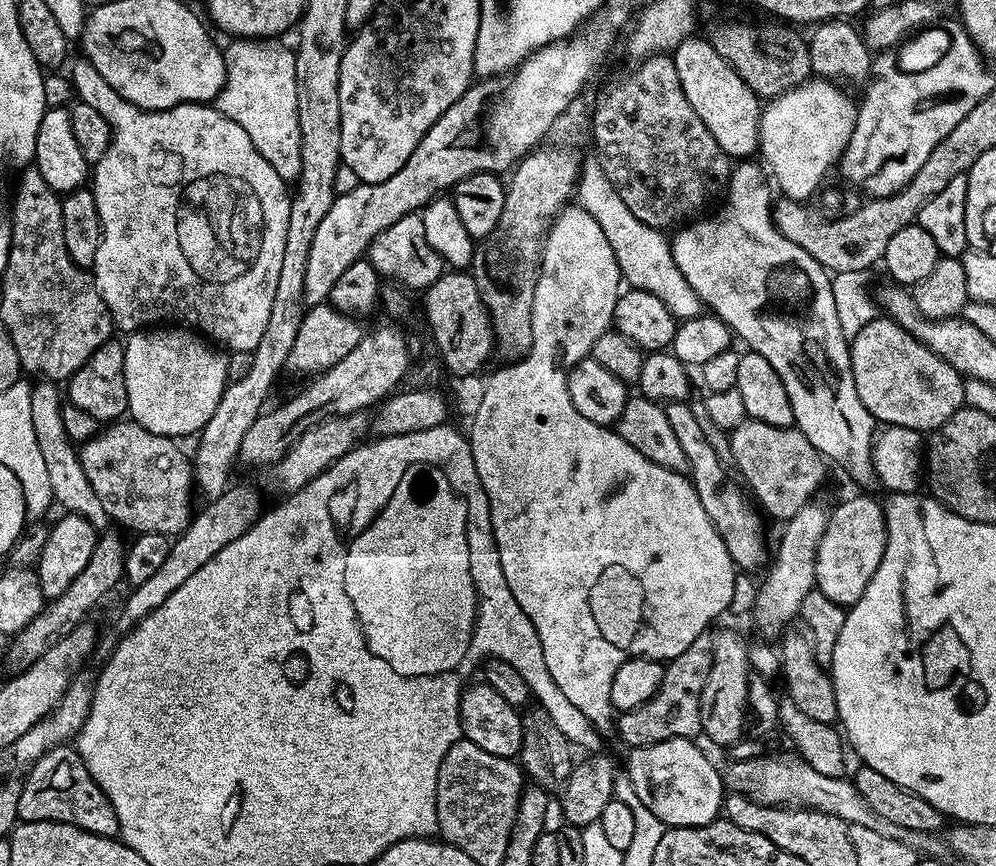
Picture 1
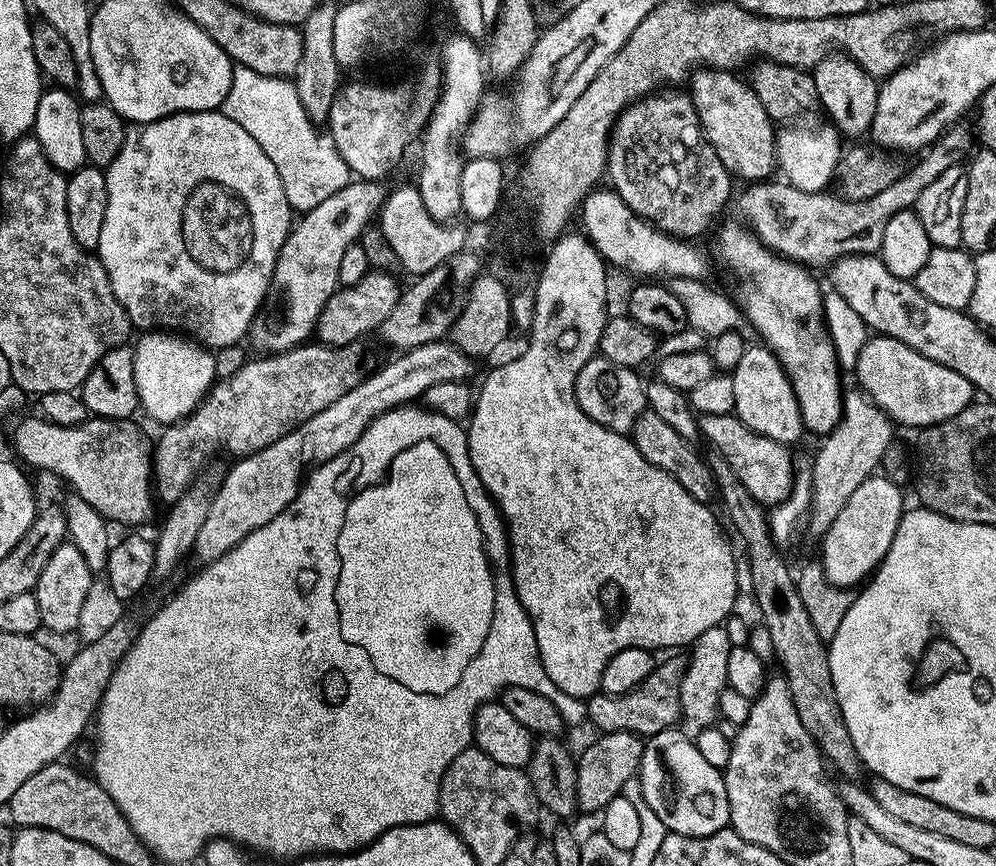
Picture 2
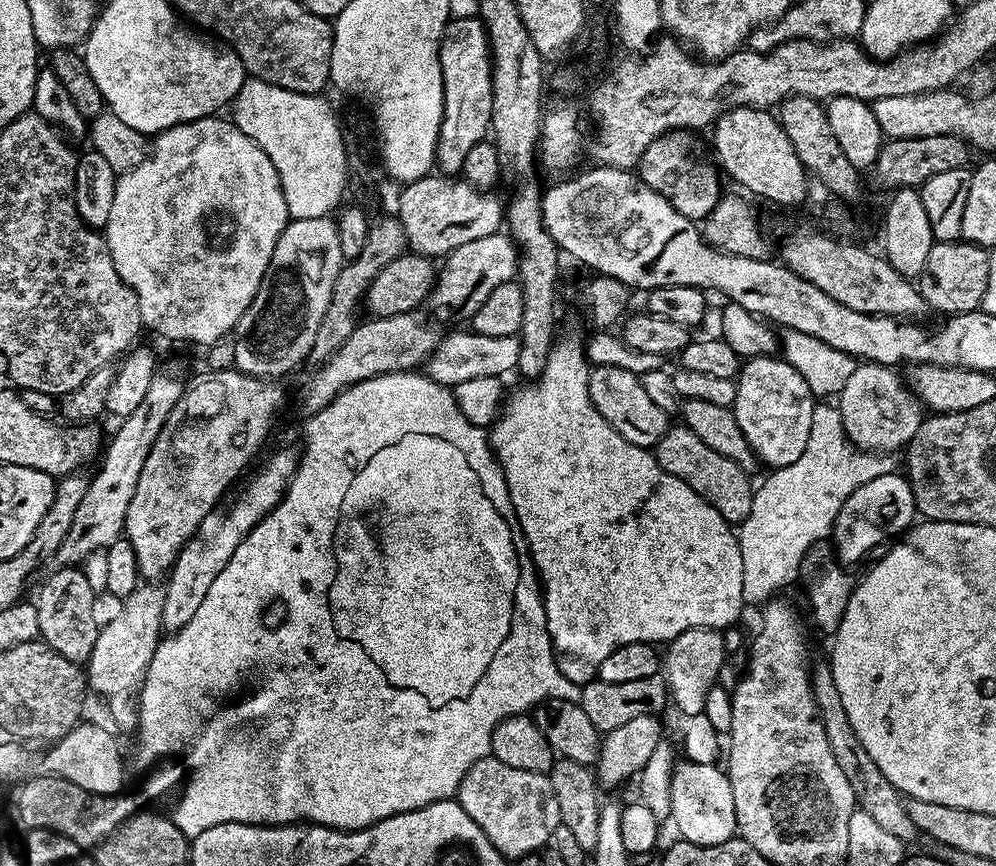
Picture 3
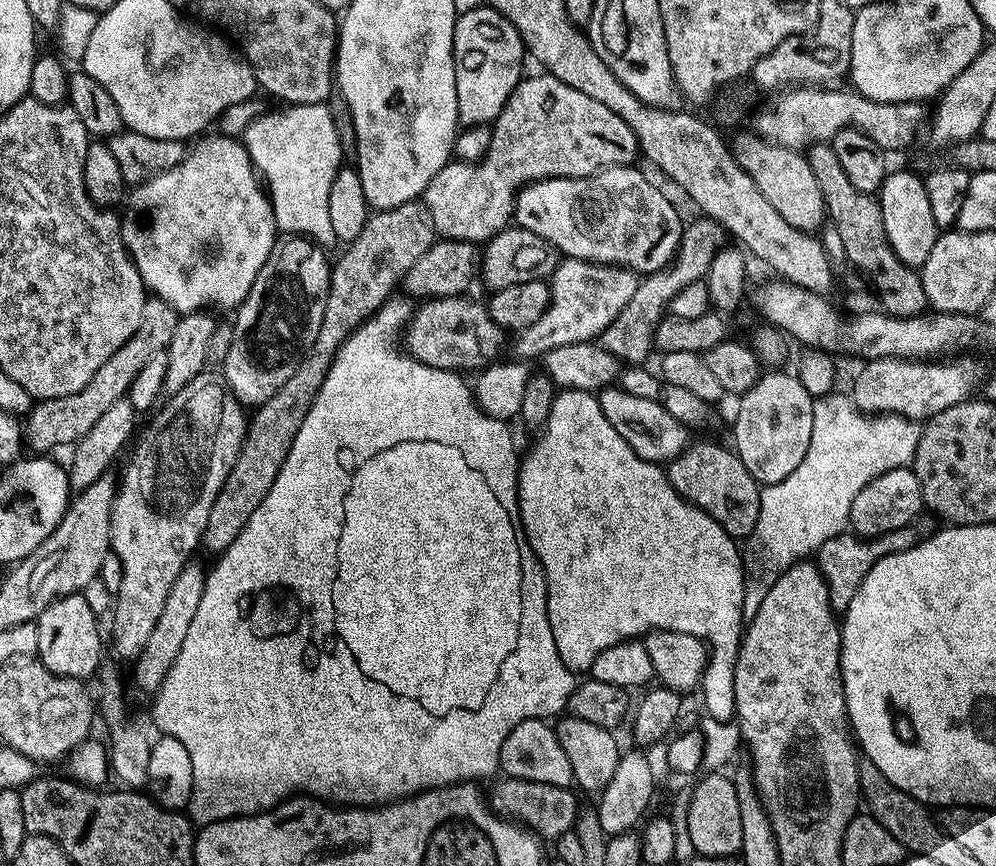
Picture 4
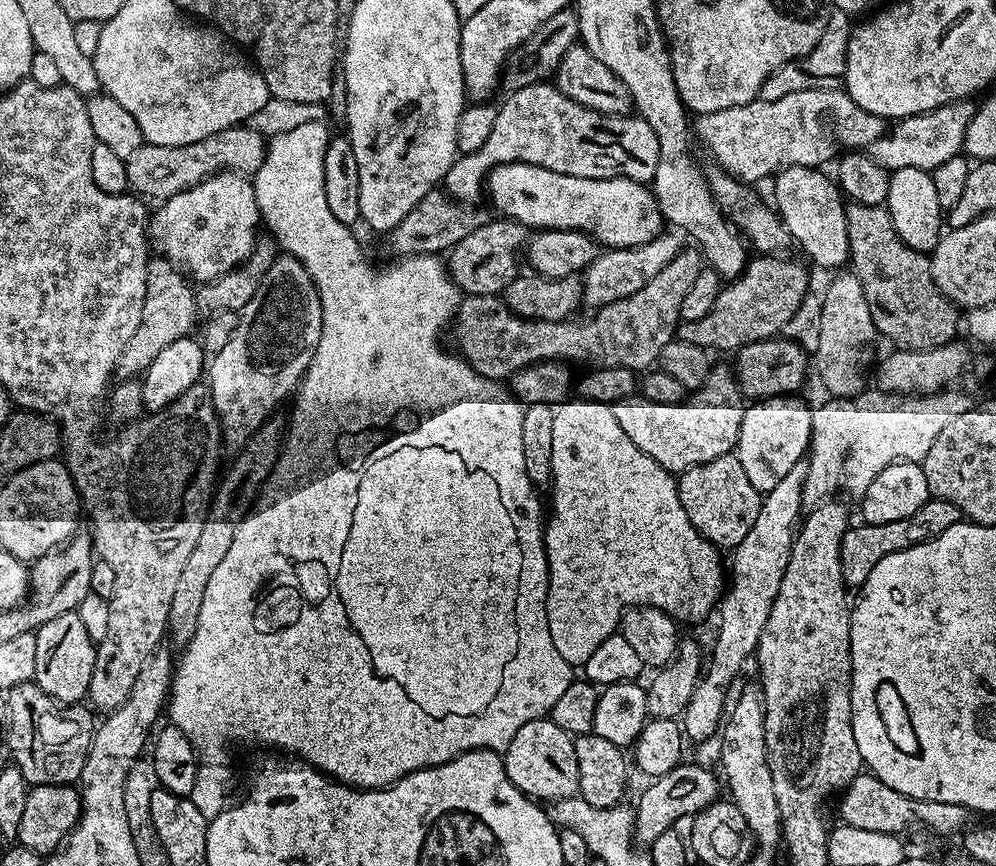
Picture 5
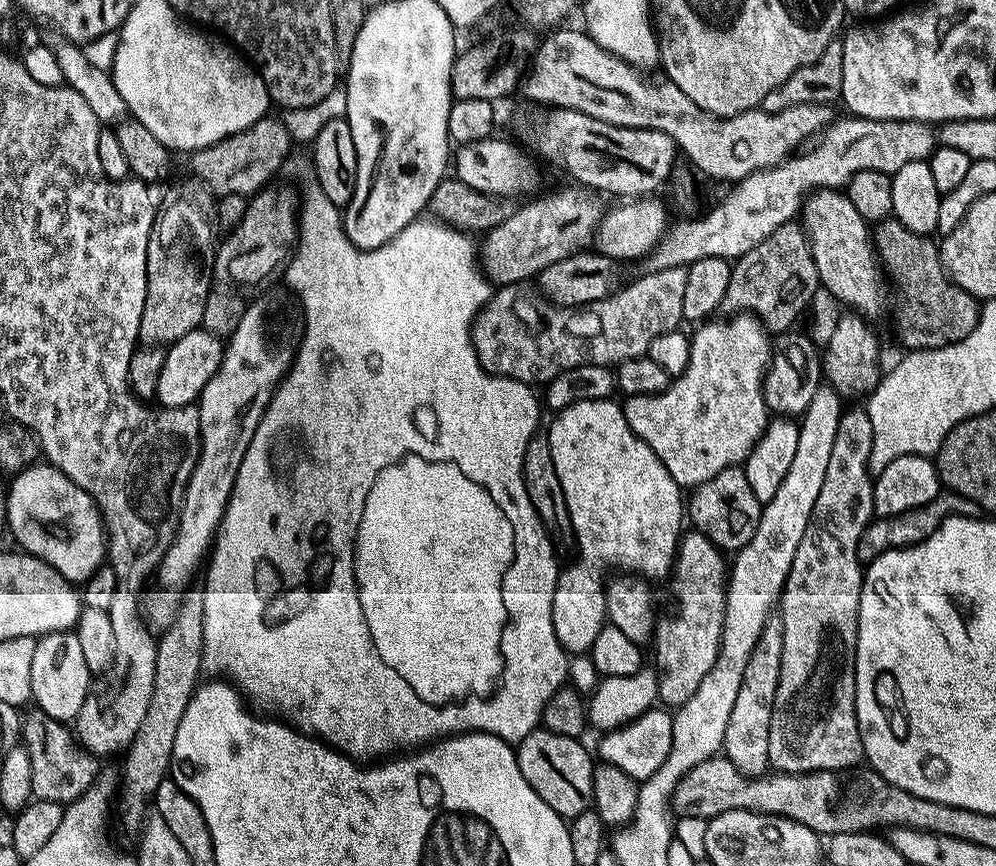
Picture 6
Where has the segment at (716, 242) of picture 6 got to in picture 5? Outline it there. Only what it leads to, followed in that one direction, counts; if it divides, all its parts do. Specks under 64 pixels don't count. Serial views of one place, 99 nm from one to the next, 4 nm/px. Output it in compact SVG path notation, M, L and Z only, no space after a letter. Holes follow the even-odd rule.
M971 99L953 100L929 112L919 112L917 116L903 117L899 122L887 129L882 138L878 138L870 146L872 159L877 160L883 168L895 170L914 166L914 170L931 172L949 158L961 155L966 126L970 126L972 115L977 105ZM658 235L642 246L601 251L582 273L583 303L592 304L591 307L597 309L603 304L613 304L622 298L630 298L630 294L638 294L638 290L642 290L642 286L646 286L646 282L650 282L650 278L654 278L654 274L658 274L662 266L669 264L679 254L681 237L668 235Z

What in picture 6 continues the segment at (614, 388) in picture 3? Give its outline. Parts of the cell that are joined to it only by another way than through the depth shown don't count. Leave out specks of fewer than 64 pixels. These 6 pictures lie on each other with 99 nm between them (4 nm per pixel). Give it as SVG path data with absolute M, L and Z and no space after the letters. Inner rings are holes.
M736 314L729 320L732 320L729 324L701 323L697 327L700 329L691 333L688 368L669 383L665 392L653 396L629 396L622 404L630 430L658 454L662 466L666 466L681 490L697 488L702 482L710 482L714 474L743 465L758 438L762 438L770 419L764 401L764 375L772 361L774 347L770 333L755 316Z

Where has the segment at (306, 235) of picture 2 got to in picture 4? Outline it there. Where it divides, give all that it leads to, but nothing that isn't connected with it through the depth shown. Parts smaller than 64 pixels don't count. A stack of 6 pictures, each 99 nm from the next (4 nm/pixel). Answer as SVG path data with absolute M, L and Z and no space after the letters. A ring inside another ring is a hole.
M281 235L270 250L270 258L266 258L266 266L262 266L262 270L258 270L258 278L254 278L254 286L250 286L250 294L246 294L246 298L240 303L239 308L235 309L234 316L236 316L236 320L234 319L232 324L230 354L226 354L222 371L224 371L225 376L223 376L223 379L241 404L259 406L262 402L266 402L266 398L270 398L270 394L274 394L274 390L278 390L278 386L282 386L282 382L286 382L286 378L290 378L290 374L294 374L294 366L298 366L298 362L302 362L306 350L310 350L314 338L318 338L318 326L322 326L322 314L326 310L326 298L328 297L328 283L332 277L330 260L324 257L324 252L325 249L321 245L308 239L307 236Z

